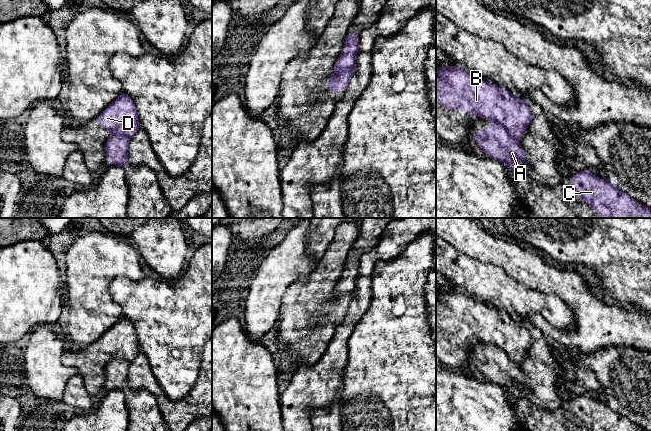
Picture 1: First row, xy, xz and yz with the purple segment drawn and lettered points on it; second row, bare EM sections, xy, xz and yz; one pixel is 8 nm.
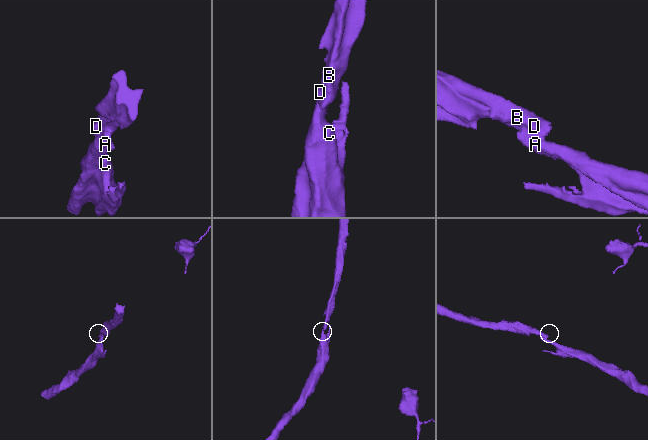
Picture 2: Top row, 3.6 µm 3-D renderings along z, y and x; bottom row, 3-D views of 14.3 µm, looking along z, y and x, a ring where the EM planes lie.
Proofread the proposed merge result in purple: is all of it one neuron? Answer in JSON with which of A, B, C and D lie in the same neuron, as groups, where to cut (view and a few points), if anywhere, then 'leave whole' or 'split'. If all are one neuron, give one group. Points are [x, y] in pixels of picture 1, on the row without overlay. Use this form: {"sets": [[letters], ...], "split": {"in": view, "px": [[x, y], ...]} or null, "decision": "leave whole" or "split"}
{"sets": [["A", "C"], ["B", "D"]], "split": {"in": "yz", "px": [[492, 345], [500, 348], [517, 364]]}, "decision": "split"}

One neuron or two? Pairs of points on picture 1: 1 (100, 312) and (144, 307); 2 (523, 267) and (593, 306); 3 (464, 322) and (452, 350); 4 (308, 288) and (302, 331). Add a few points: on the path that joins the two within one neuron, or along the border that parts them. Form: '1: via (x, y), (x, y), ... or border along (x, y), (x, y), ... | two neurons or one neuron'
1: border along (109, 290), (110, 296), (121, 307), (123, 314) | two neurons
2: via (540, 275), (565, 282), (576, 292) | one neuron
3: via (457, 329), (452, 334), (452, 343) | one neuron
4: via (306, 299), (303, 309), (303, 320) | one neuron

